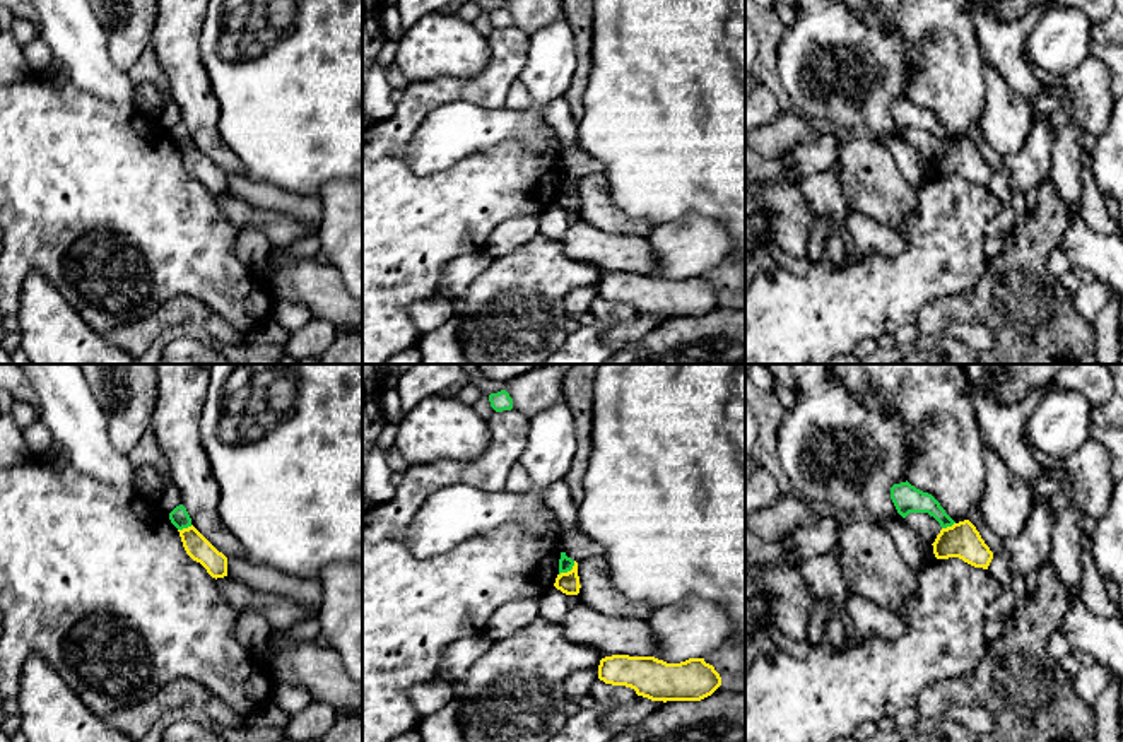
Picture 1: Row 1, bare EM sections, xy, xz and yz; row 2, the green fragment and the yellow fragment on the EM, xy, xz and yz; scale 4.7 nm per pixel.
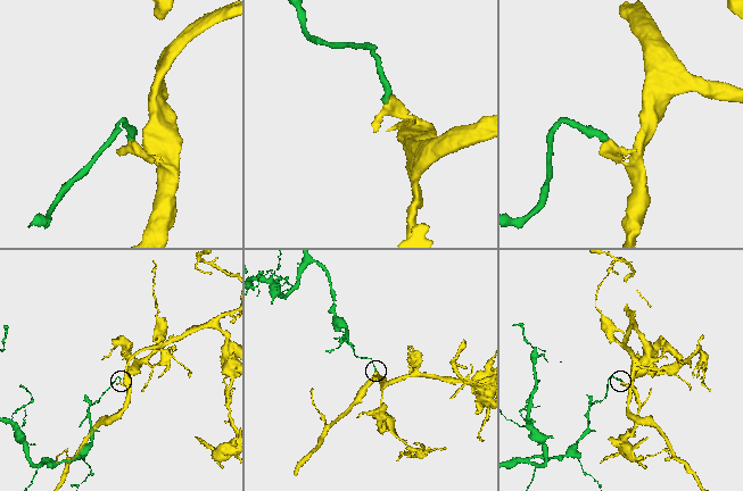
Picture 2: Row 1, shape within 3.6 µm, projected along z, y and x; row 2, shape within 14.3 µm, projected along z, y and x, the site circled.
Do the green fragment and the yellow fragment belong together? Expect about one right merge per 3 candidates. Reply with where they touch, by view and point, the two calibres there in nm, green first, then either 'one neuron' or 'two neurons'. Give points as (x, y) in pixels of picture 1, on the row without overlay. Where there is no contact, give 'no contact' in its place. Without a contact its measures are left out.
meets green in xz at (568, 187); 70 nm thick on the green side, 100 nm on the other; two neurons

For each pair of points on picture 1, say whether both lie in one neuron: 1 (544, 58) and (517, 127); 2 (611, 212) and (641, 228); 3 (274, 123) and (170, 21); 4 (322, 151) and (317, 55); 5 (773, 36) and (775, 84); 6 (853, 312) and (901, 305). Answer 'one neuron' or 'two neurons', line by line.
1: one neuron
2: one neuron
3: two neurons
4: one neuron
5: one neuron
6: one neuron

